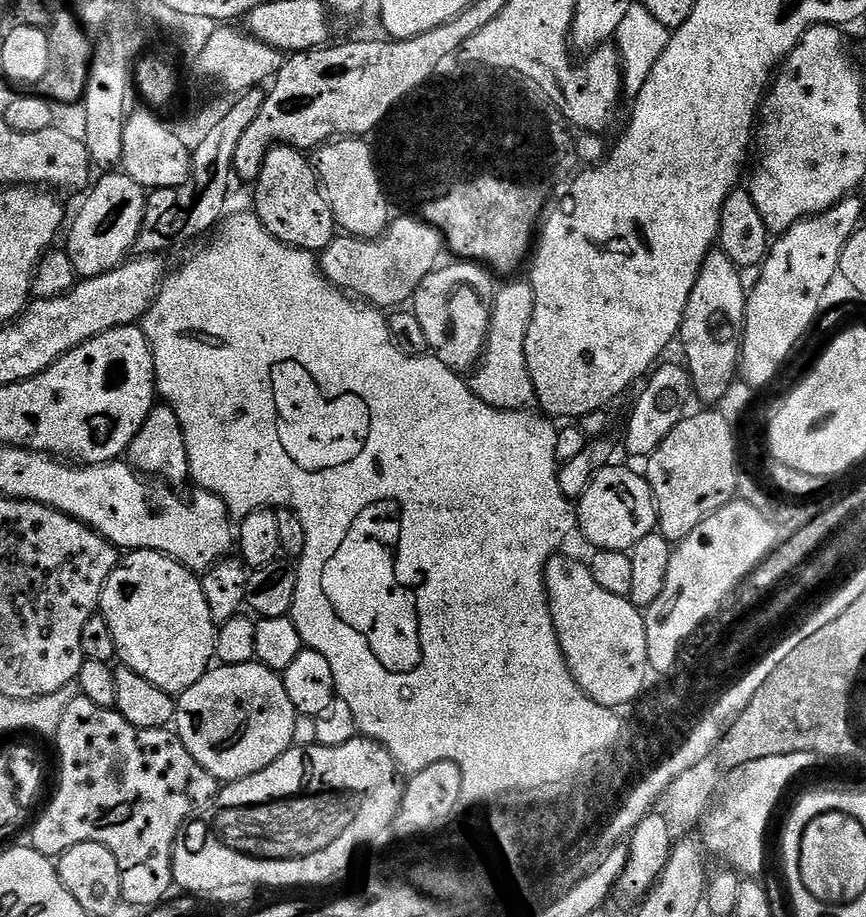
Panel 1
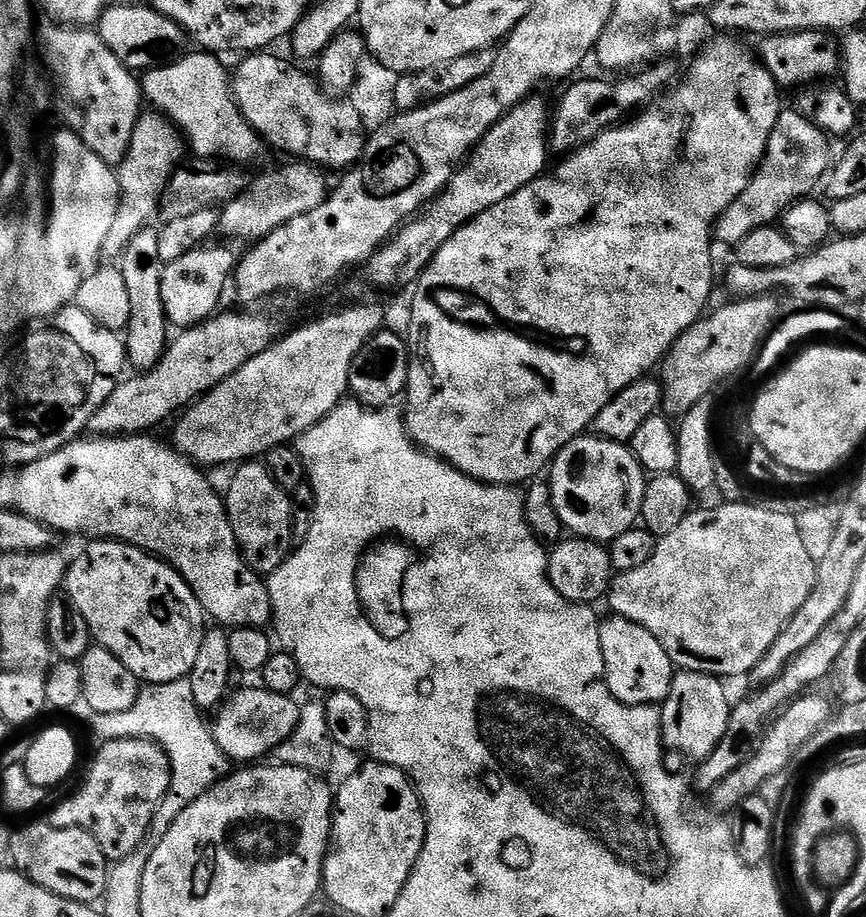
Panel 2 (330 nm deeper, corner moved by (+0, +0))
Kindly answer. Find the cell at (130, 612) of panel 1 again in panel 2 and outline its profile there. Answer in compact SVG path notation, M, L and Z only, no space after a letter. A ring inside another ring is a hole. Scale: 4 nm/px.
M96 540L89 544L92 545L88 553L71 565L66 577L66 592L69 592L71 603L85 615L93 641L110 650L110 654L120 659L122 666L145 685L170 683L191 676L194 662L198 662L198 650L202 650L206 613L183 574L160 557L122 540Z

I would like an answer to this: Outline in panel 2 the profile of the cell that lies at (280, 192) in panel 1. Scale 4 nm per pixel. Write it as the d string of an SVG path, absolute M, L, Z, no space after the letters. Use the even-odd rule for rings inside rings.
M197 50L198 52L194 53L193 56L191 54L185 54L180 57L179 60L173 60L171 64L166 64L158 68L153 68L151 71L147 73L146 76L146 96L149 101L152 100L157 104L159 111L164 113L176 126L183 131L183 133L187 136L187 139L190 143L190 148L196 151L195 155L200 158L215 158L221 162L231 162L237 166L245 166L244 164L248 164L251 160L256 160L260 156L260 151L266 147L265 141L262 139L262 136L259 132L256 131L255 128L252 127L251 124L248 123L248 119L244 116L243 110L241 110L240 105L236 101L236 97L234 95L234 84L230 79L230 72L227 72L224 69L224 64L219 55L209 54L204 50Z

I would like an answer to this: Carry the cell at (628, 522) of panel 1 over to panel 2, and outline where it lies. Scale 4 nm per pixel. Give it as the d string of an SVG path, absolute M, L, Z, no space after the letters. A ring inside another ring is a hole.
M595 434L578 436L556 455L550 468L551 472L550 487L554 504L560 521L573 537L611 542L614 538L618 538L618 534L626 534L626 530L637 527L644 510L646 473L644 467L636 461L636 456L629 445L603 440L601 436Z

